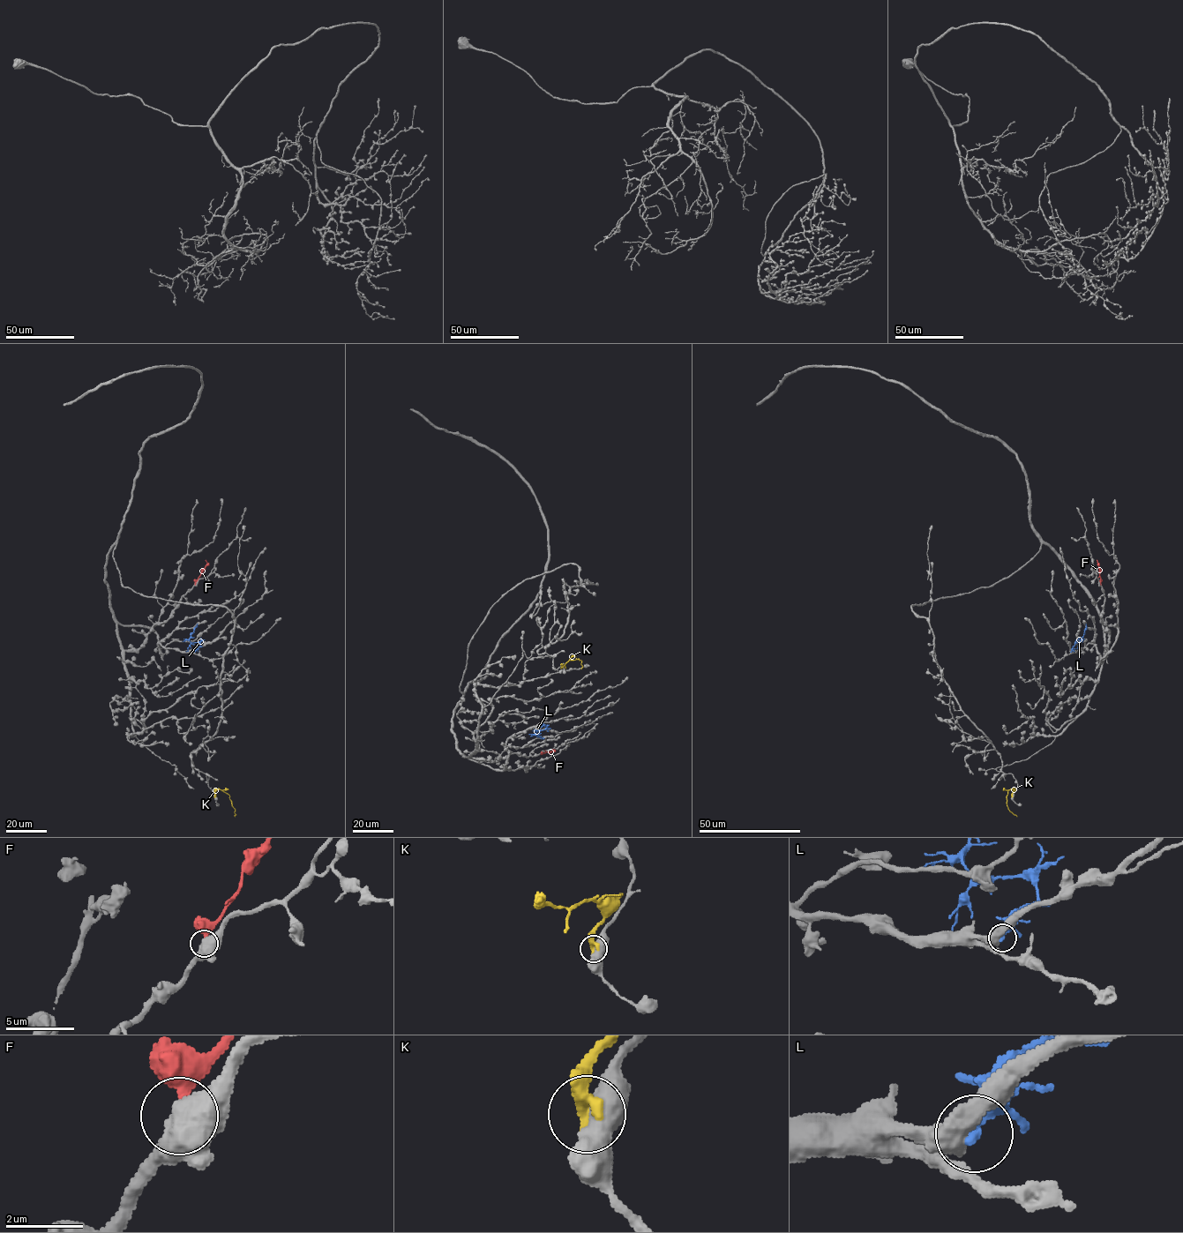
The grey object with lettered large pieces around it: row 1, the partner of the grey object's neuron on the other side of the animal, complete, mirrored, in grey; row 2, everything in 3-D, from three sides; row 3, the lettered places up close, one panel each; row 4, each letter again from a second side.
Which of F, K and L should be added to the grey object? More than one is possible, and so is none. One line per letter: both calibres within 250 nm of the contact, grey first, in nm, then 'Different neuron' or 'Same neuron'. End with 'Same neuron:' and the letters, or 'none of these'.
F: Thickness 600 nm (grey) against 360 nm. Same neuron
K: Thickness 550 nm (grey) against 500 nm. Different neuron
L: Thickness 550 nm (grey) against 320 nm. Different neuron
Same neuron: F

